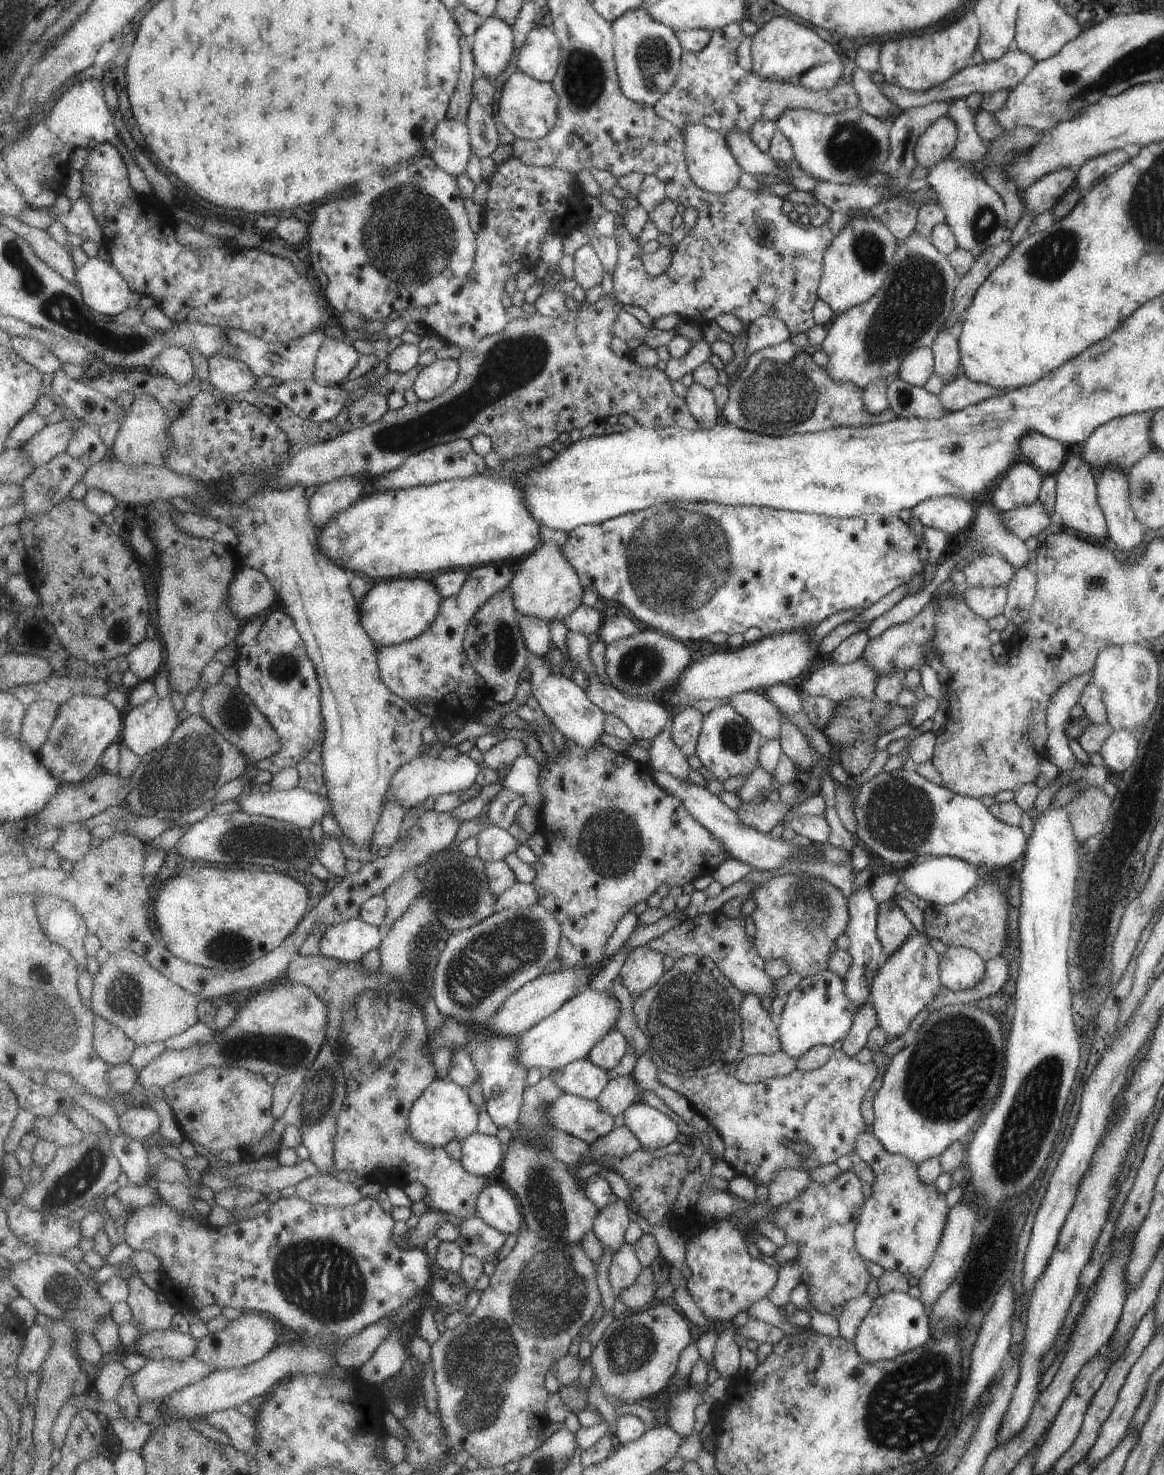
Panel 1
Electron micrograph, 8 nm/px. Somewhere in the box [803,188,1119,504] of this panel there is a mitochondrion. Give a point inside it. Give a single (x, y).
(914, 298)

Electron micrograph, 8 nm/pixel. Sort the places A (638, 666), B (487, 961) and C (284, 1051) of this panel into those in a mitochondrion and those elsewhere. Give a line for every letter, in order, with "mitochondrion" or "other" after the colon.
A: mitochondrion
B: mitochondrion
C: mitochondrion

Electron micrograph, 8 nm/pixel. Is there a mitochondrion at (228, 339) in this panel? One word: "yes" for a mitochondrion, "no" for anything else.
yes

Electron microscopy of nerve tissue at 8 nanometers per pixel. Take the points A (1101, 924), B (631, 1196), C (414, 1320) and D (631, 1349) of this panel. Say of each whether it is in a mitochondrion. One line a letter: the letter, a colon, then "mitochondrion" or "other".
A: other
B: other
C: other
D: mitochondrion

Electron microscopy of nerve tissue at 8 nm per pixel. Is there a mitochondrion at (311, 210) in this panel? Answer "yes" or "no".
no

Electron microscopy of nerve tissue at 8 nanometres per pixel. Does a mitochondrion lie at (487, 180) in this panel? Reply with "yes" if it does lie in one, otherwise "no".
no

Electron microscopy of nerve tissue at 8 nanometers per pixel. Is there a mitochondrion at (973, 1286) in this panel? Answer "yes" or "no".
no

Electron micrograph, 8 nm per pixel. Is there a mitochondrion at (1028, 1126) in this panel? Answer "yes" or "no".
yes

